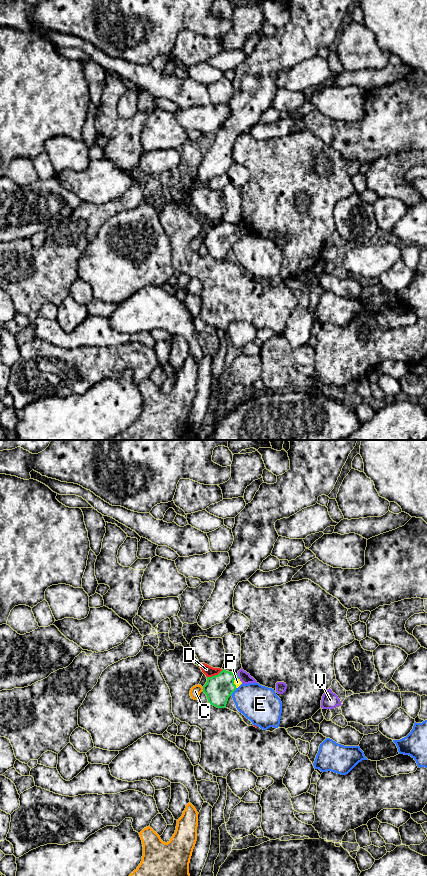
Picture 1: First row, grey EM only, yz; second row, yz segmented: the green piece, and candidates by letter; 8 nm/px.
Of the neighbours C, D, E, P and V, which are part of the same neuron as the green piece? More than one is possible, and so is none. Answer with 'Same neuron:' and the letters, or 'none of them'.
Same neuron: P

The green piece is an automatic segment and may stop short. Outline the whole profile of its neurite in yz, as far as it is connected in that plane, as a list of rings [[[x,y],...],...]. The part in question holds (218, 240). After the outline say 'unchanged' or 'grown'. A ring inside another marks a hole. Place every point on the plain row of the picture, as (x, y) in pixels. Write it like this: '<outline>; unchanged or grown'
[[[222,221],[218,227],[207,229],[203,244],[211,257],[225,260],[228,250],[241,236],[242,234],[236,225]]]; grown

